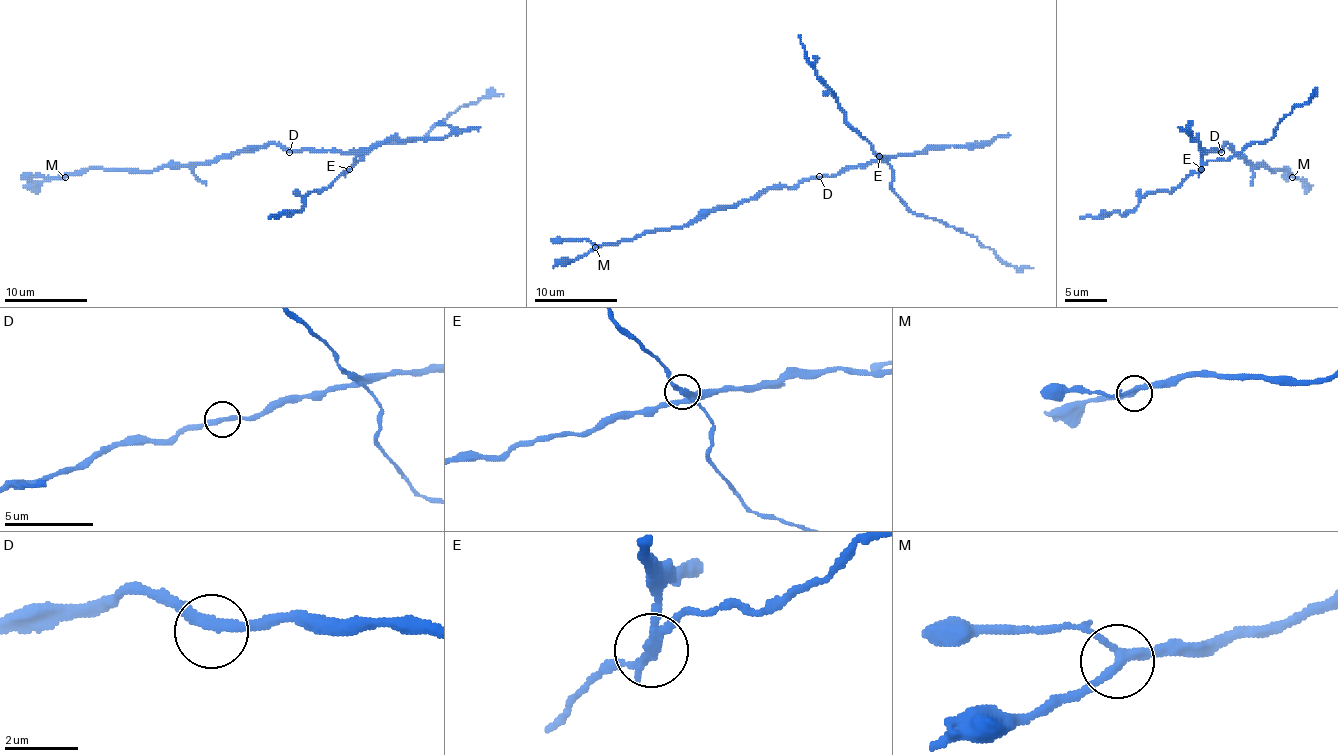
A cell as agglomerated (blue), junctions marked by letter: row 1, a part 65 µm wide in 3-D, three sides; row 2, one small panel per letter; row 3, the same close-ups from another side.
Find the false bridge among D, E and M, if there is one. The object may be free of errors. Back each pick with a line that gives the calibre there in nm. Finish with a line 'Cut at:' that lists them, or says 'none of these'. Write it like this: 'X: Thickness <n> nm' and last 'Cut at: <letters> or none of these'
E: Thickness 220 nm
Cut at: E

